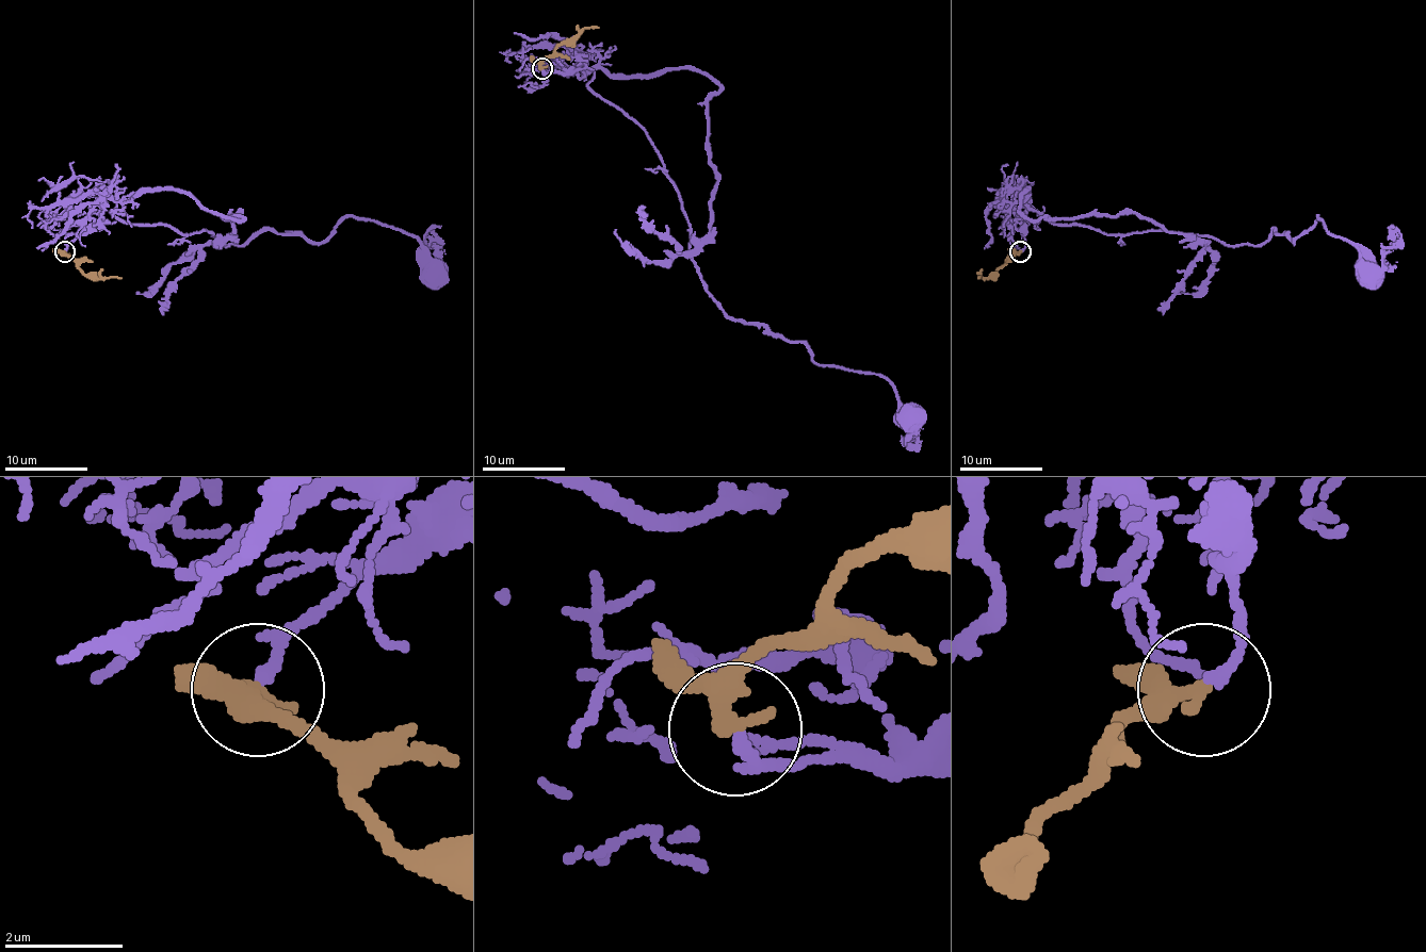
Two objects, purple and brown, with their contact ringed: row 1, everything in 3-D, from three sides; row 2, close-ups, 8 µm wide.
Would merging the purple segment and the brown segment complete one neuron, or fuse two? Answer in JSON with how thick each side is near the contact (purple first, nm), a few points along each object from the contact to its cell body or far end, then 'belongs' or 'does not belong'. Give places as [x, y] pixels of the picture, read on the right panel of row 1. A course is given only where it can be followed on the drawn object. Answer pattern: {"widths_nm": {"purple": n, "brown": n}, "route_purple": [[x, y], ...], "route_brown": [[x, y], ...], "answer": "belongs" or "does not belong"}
{"widths_nm": {"purple": 200, "brown": 280}, "route_purple": [[1021, 250], [1023, 200], [1059, 225], [1227, 246], [1260, 246], [1275, 229], [1293, 242], [1318, 217], [1365, 275]], "route_brown": [[1021, 252], [1015, 252], [993, 275], [979, 279]], "answer": "does not belong"}

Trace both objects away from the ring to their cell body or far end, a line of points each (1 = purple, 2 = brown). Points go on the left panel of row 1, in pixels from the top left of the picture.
1: (64, 250), (104, 200), (122, 222), (223, 246), (268, 229), (324, 242), (363, 217), (417, 238), (432, 275)
2: (64, 252), (86, 275), (122, 279)

